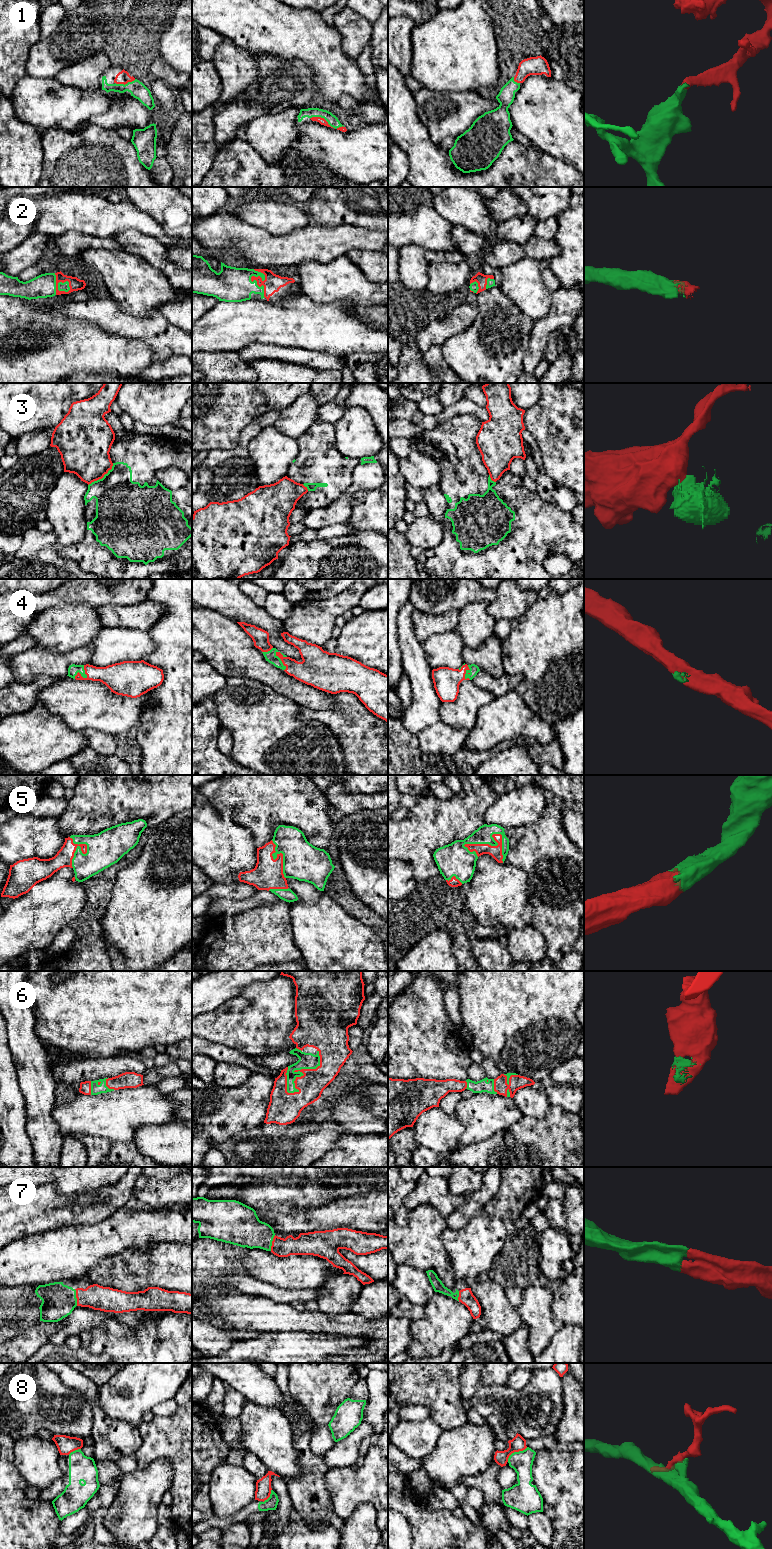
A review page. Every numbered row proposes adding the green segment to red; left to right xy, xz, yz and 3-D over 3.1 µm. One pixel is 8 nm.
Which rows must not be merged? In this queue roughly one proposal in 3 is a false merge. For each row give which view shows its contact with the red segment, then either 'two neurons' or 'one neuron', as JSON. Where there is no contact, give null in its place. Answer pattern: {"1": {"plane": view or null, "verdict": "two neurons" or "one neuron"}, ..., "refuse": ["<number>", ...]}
{"1": {"plane": "xz", "verdict": "one neuron"}, "2": {"plane": "xz", "verdict": "one neuron"}, "3": {"plane": "xy", "verdict": "two neurons"}, "4": {"plane": "xz", "verdict": "one neuron"}, "5": {"plane": "yz", "verdict": "one neuron"}, "6": {"plane": "xz", "verdict": "one neuron"}, "7": {"plane": "xy", "verdict": "one neuron"}, "8": {"plane": "yz", "verdict": "two neurons"}, "refuse": ["3", "8"]}

